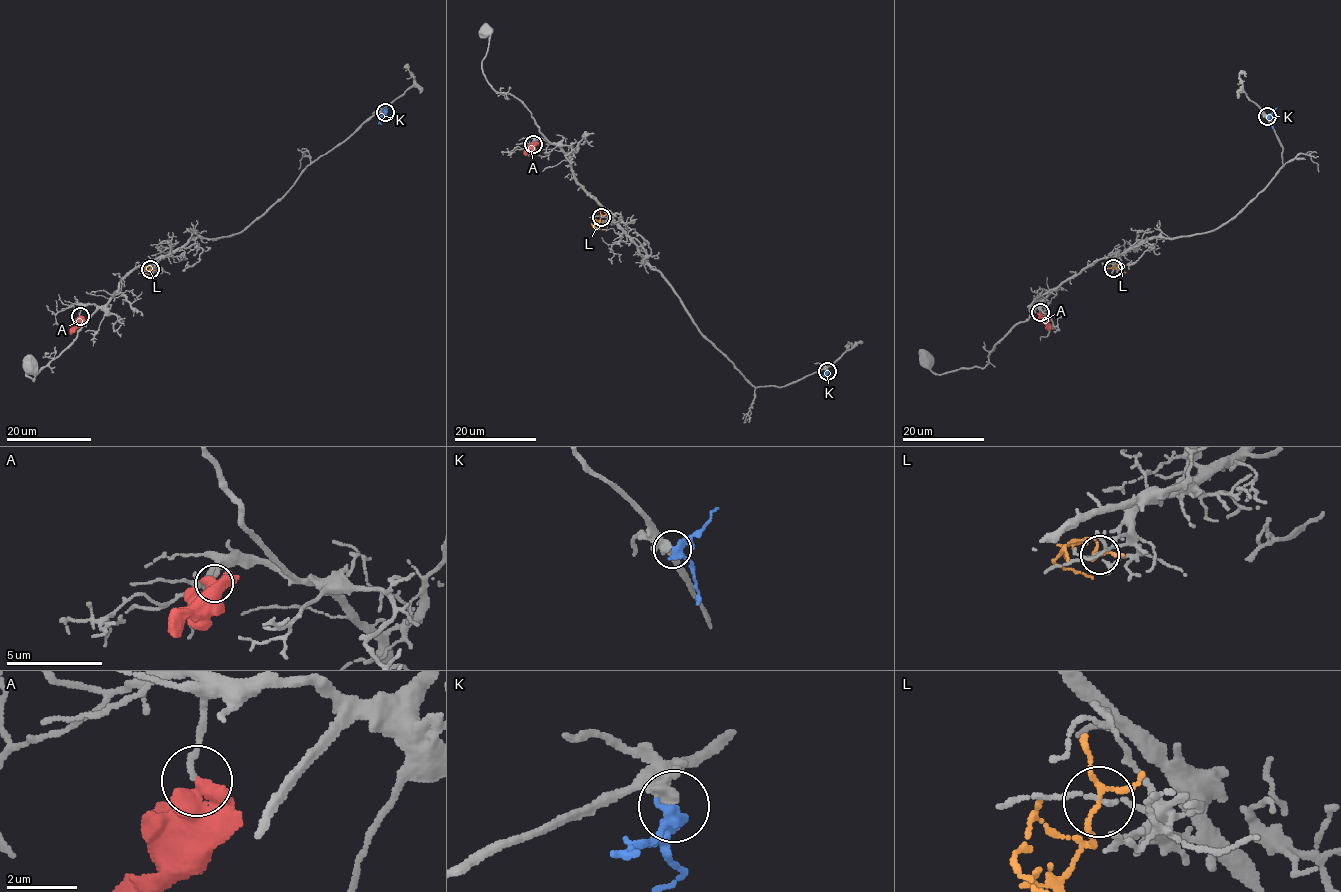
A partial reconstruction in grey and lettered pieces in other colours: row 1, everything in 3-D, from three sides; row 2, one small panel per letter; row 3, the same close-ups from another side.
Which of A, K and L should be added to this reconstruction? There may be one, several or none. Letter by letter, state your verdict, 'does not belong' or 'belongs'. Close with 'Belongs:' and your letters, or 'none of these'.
A: does not belong
K: does not belong
L: does not belong
Belongs: none of these

